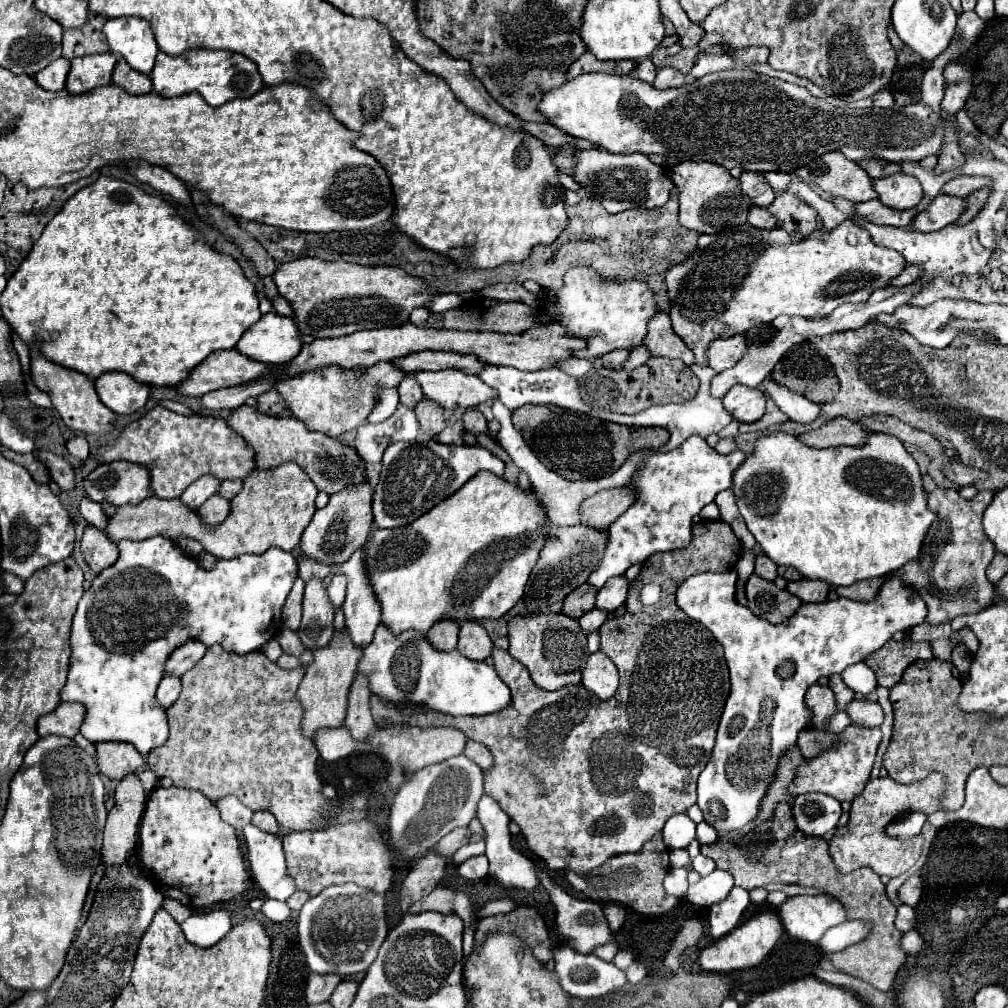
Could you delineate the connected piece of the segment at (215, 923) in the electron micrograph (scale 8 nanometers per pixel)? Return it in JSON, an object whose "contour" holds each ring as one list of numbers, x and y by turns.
{"contour":[[212,910,212,912,192,914,190,918,186,918,182,922,186,940,198,948,214,946,228,934,230,928,232,928,232,924,230,924,228,910]]}

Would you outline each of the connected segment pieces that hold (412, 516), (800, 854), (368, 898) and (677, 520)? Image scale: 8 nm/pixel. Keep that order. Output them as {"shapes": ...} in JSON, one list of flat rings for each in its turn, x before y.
{"shapes":[[[436,440,390,444,382,458,382,472,372,500,376,526,400,528,410,524,460,490,472,476,482,470,504,478,504,462,482,446,448,446]],[[786,802,778,804,774,818,754,830,754,842,748,844,748,848,742,842,738,842,736,846,734,842,720,840,712,846,702,846,702,854,712,858,716,862,716,868,730,872,734,876,736,886,744,890,760,888,770,882,782,882,782,884,814,886,840,900,848,912,848,920,868,920,872,924,872,930,866,940,852,944,846,950,830,954,828,956,830,962,834,964,834,968,854,978,860,978,882,992,886,992,892,986,898,968,906,960,906,954,900,948,902,932,898,932,894,926,896,906,890,902,886,886,882,884,880,876,870,868,858,868,848,876,838,876,834,862,830,860,828,854,828,842,824,838,806,836,804,832,798,830,790,804]],[[340,884,310,898,298,916,300,948,316,974,350,976,366,972,376,960,382,942,374,942,374,892,356,884]],[[690,436,680,448,656,452,640,462,630,486,634,490,632,506,612,524,608,532,606,552,590,574,588,584,600,590,610,578,622,576,632,564,648,560,656,552,686,548,692,540,692,518,710,504,718,492,732,488,732,474,746,460,744,452,730,456,718,454,700,436]]]}

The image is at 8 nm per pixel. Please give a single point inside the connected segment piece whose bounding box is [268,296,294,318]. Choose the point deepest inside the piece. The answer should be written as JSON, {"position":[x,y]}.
{"position":[281,306]}

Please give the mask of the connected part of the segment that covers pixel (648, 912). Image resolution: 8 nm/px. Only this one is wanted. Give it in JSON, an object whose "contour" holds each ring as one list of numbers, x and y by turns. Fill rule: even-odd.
{"contour":[[656,834,652,840,648,840,640,852,636,854,622,854,614,856,614,860,608,860,606,864,594,868,594,872,588,872,586,876,566,872,568,882,582,894,586,894,594,902,618,902,624,906,634,906,634,912,642,916,661,916,673,910,678,904,678,898,672,898,664,892,664,876,670,870,668,862,668,848,664,846,664,840,660,834]]}

